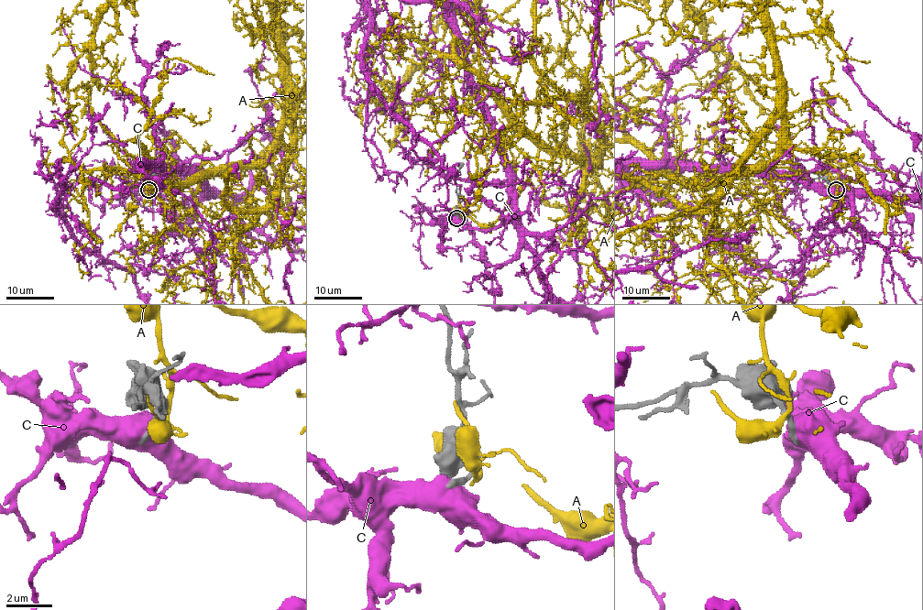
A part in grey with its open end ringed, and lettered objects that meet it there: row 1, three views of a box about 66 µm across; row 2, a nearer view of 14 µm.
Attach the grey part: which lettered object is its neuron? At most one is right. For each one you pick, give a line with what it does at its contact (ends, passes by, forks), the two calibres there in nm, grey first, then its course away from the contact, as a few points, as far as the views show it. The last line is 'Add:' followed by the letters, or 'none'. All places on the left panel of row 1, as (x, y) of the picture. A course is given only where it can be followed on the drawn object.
Add: none

